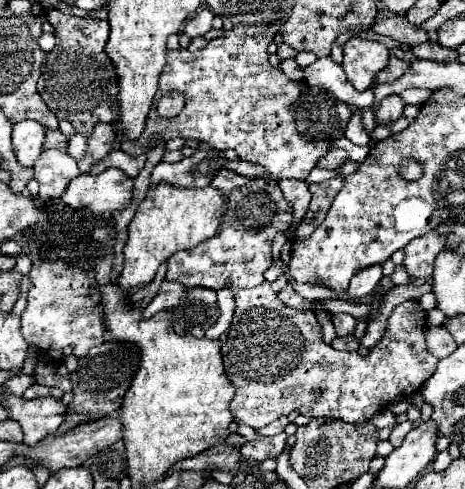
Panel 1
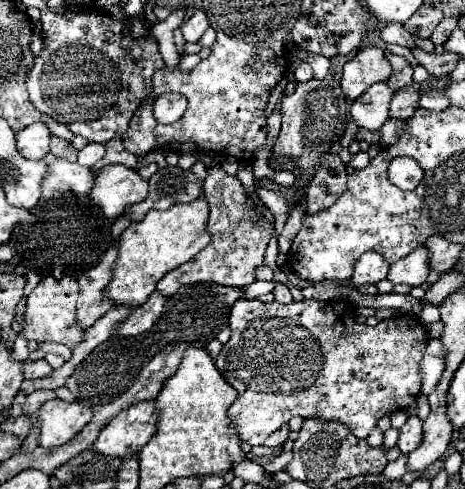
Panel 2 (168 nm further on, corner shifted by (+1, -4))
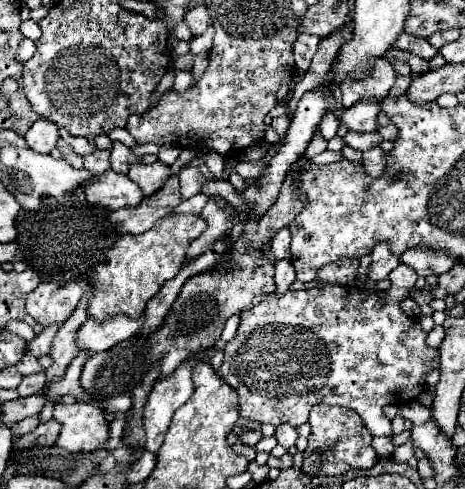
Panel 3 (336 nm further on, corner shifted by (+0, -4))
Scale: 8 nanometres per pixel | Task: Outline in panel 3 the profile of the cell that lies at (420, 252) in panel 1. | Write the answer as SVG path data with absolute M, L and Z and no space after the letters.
M399 263L399 265L390 273L389 279L392 282L390 289L386 291L386 303L378 303L378 293L368 293L368 291L362 291L362 289L356 289L356 287L342 287L342 285L326 285L322 291L320 289L308 289L308 291L288 291L284 293L282 297L276 297L276 295L268 295L264 297L262 303L254 305L252 309L244 309L240 313L240 325L238 325L238 333L232 341L226 343L224 347L224 363L218 371L218 375L232 387L236 389L238 393L238 399L240 399L240 415L242 417L248 417L248 419L254 419L254 421L260 421L260 423L270 423L274 427L282 425L282 423L290 423L292 427L298 427L302 423L308 421L308 413L314 405L320 405L320 403L326 403L326 405L344 405L348 409L354 409L362 421L364 421L364 427L376 437L376 435L390 435L392 427L390 427L390 421L384 417L382 409L390 403L398 405L398 407L404 407L408 403L412 403L412 399L418 397L418 393L424 389L422 387L422 377L426 377L428 373L428 365L426 361L428 359L438 359L438 351L434 351L432 347L426 345L426 333L422 331L420 323L416 319L410 319L406 313L402 313L402 309L398 307L400 301L404 297L408 297L410 289L414 287L418 275L412 267Z

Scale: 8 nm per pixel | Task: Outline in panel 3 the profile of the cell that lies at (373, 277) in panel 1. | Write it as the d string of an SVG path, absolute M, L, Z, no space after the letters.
M380 243L380 245L376 245L370 257L372 257L372 263L370 263L368 279L372 279L372 281L388 279L390 271L398 265L398 259L390 253L388 243Z

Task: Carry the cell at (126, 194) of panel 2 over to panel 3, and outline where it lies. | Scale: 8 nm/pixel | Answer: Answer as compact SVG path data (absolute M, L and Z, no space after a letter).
M160 161L152 165L130 165L130 171L128 171L128 179L140 185L144 197L158 191L168 175L170 175L170 169Z

